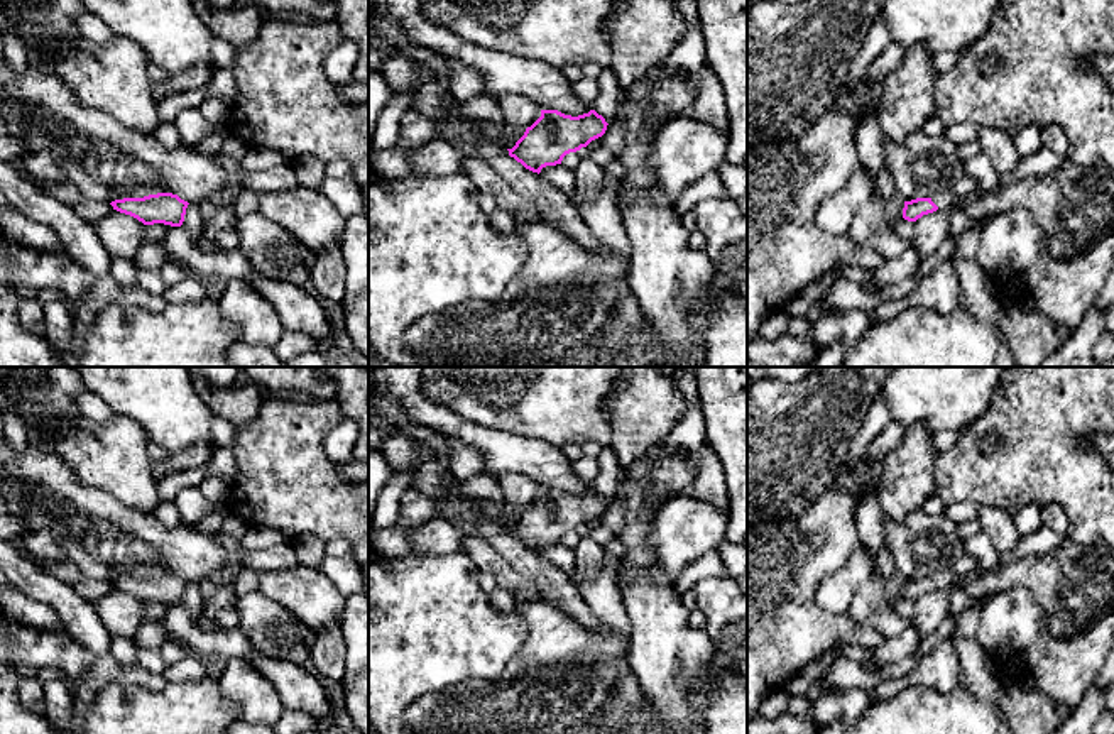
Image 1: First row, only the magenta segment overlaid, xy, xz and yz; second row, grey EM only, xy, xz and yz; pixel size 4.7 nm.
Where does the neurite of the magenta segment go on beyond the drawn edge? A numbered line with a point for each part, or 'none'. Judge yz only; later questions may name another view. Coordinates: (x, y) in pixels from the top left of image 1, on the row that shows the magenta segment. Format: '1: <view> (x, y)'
1: yz (947, 198)

